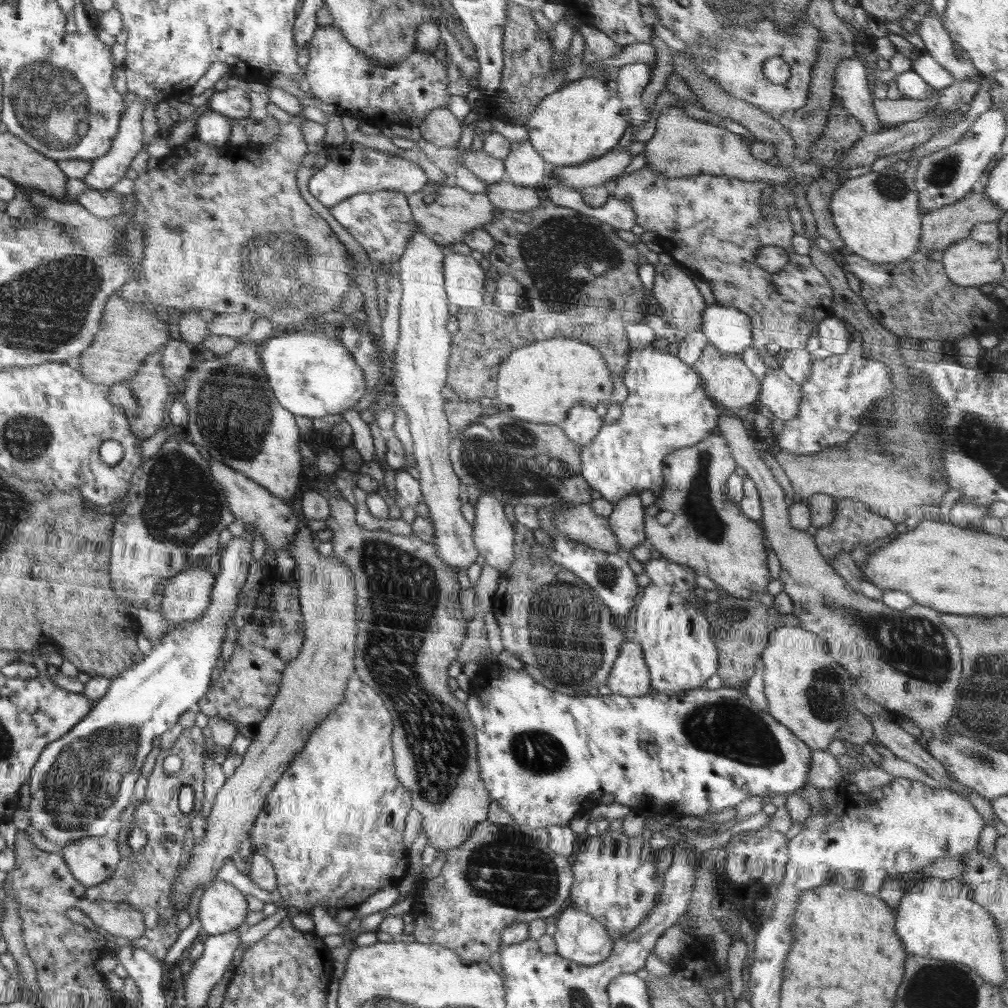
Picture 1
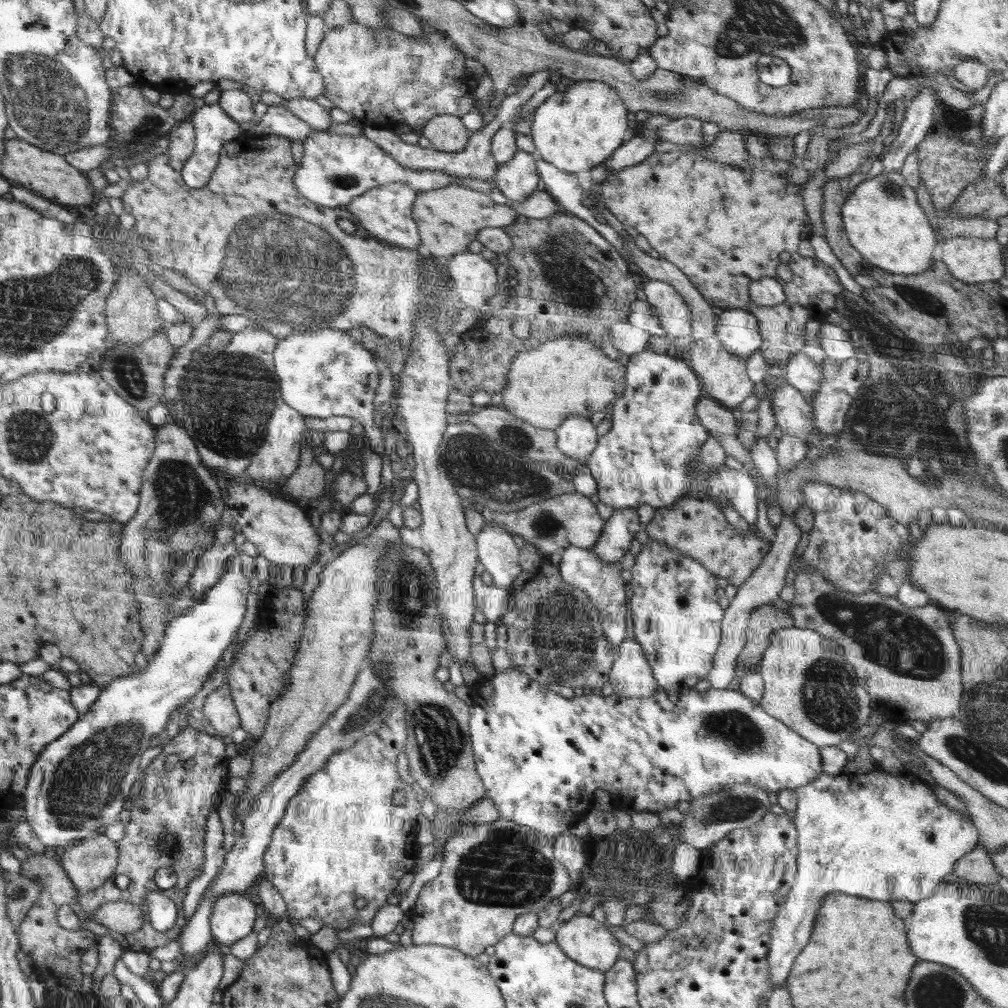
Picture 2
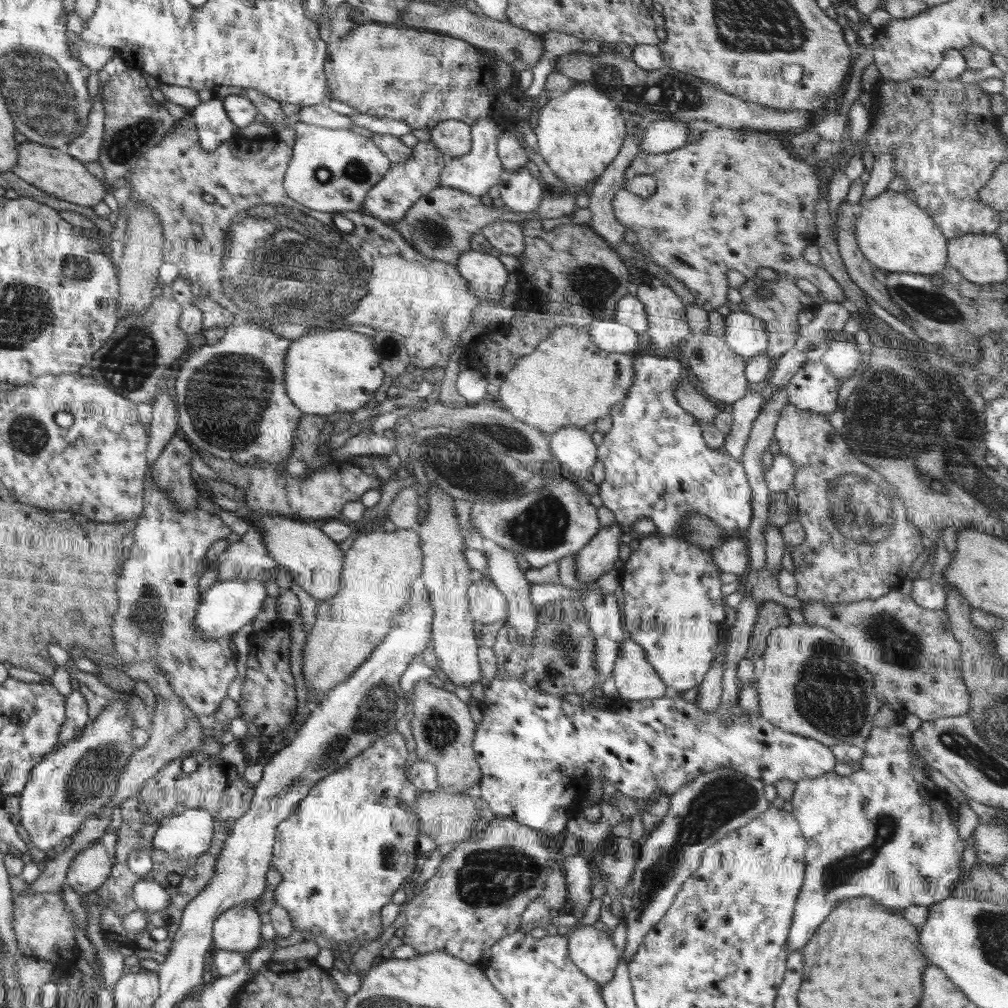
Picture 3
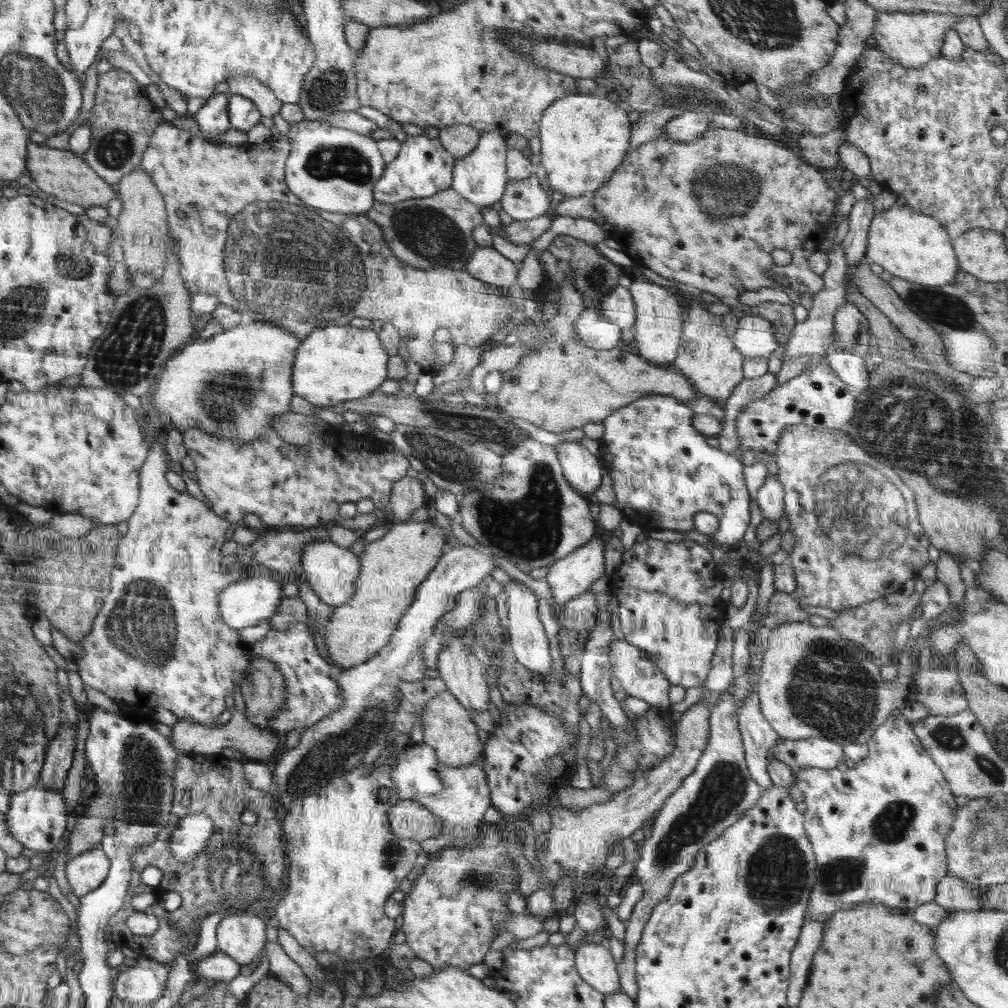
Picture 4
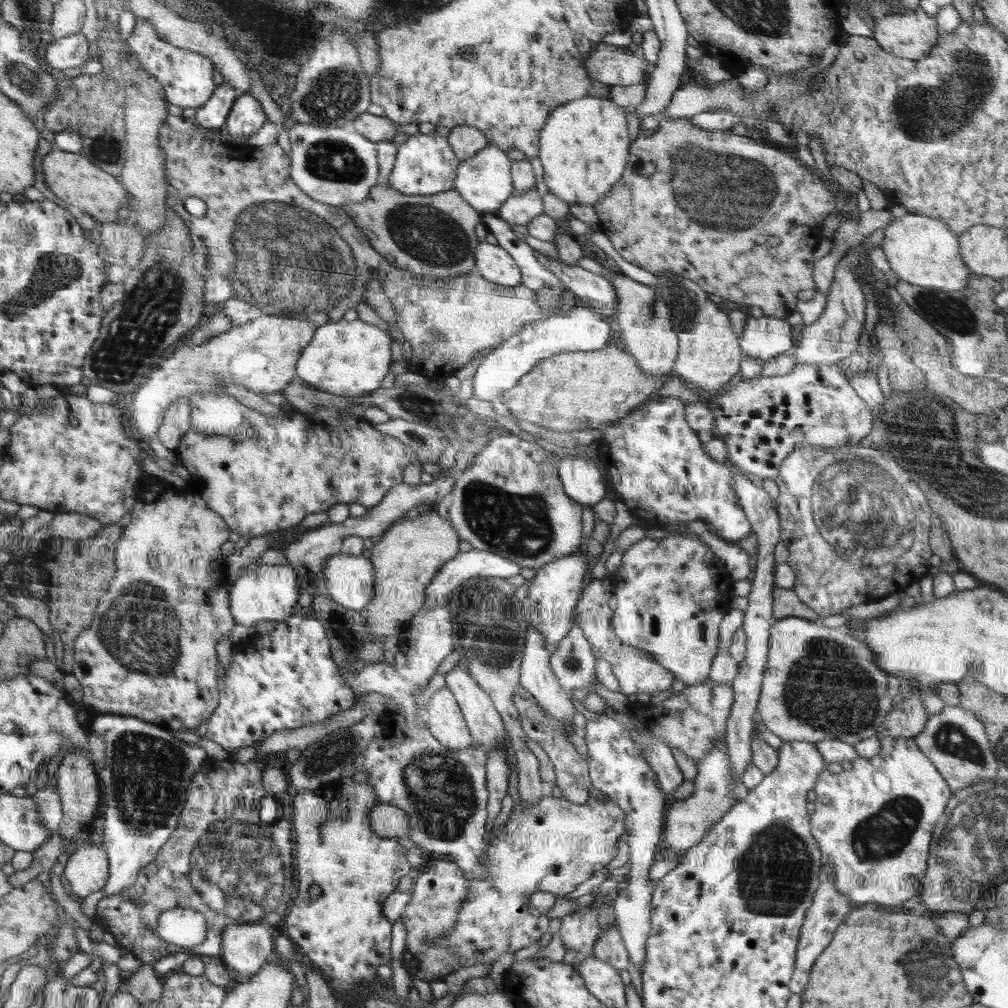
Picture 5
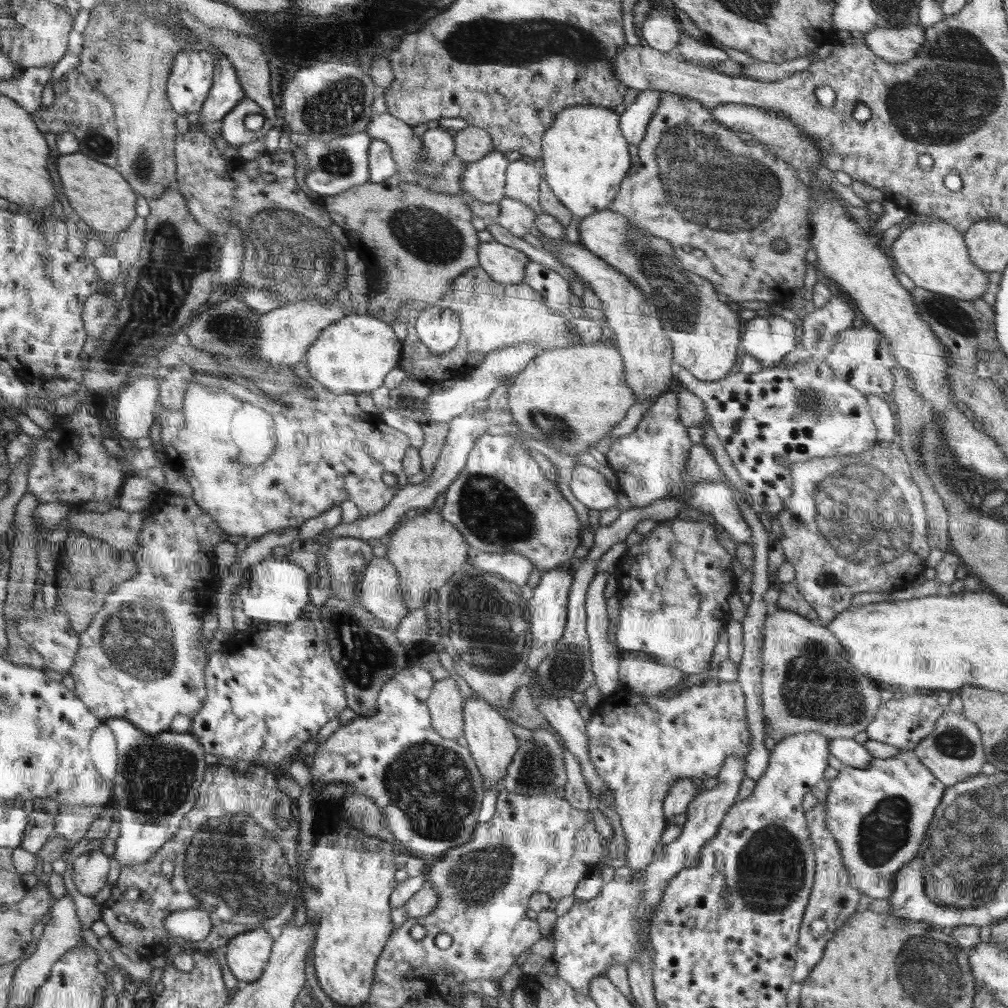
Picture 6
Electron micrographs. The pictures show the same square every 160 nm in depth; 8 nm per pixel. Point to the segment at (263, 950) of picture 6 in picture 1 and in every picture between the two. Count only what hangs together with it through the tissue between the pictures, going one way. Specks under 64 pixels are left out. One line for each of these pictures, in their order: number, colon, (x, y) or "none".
1: (222, 908)
2: (233, 917)
3: (238, 929)
4: (241, 936)
5: (246, 948)

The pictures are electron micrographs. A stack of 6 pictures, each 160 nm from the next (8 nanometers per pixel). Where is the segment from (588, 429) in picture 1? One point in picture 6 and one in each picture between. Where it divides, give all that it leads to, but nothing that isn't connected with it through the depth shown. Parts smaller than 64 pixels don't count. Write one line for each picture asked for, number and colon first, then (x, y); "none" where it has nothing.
2: (577, 436)
3: (572, 446)
4: (582, 470)
5: (581, 480)
6: (588, 485)

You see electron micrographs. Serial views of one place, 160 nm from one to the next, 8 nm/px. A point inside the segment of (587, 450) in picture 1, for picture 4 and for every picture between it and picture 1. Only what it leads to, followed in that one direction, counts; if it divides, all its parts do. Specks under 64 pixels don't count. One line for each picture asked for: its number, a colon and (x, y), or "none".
2: (649, 455)
3: (656, 463)
4: (663, 471)

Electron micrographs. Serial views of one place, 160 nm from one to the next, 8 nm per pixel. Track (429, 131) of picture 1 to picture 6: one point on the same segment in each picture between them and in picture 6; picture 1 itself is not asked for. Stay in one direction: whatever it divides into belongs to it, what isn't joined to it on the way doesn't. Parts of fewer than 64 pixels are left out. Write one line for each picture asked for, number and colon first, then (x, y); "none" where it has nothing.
2: (446, 133)
3: (452, 137)
4: (458, 140)
5: (466, 141)
6: (471, 143)

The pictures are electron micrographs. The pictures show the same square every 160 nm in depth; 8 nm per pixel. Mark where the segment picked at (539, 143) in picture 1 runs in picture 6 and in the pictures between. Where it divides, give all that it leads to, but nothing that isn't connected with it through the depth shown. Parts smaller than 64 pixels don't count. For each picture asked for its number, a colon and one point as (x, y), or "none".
2: (575, 130)
3: (580, 133)
4: (584, 137)
5: (583, 147)
6: (585, 155)

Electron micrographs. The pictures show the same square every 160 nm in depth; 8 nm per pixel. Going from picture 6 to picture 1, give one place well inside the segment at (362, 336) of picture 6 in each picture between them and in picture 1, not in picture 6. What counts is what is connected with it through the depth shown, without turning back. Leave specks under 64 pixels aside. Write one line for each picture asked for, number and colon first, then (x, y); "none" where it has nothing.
1: (313, 374)
2: (327, 373)
3: (333, 370)
4: (335, 364)
5: (348, 359)

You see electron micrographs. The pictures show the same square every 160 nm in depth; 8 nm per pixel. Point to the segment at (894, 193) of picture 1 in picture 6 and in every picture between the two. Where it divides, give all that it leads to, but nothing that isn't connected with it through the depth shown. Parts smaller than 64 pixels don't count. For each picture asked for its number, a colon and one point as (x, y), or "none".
2: (883, 221)
3: (892, 232)
4: (910, 245)
5: (923, 251)
6: (934, 256)

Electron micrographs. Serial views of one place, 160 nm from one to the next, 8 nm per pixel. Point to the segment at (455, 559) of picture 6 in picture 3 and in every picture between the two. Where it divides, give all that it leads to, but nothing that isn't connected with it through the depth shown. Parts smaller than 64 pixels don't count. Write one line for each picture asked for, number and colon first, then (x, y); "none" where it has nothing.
3: (379, 568)
4: (392, 567)
5: (407, 557)

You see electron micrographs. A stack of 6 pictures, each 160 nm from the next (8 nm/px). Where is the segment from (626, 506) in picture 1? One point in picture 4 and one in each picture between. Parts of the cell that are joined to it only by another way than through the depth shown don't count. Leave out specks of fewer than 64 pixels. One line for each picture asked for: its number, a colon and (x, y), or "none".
2: (624, 526)
3: (600, 555)
4: (570, 576)

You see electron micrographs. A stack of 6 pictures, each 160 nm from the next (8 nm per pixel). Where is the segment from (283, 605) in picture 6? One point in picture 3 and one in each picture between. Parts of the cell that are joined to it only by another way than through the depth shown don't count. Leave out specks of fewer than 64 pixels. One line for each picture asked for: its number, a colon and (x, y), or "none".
3: (226, 606)
4: (245, 602)
5: (263, 592)

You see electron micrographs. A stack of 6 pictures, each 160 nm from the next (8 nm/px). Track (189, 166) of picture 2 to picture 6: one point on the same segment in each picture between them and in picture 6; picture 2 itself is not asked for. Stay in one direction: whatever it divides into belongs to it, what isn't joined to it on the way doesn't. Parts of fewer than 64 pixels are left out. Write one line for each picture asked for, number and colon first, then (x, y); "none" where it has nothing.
3: (213, 125)
4: (212, 118)
5: (214, 113)
6: (227, 93)

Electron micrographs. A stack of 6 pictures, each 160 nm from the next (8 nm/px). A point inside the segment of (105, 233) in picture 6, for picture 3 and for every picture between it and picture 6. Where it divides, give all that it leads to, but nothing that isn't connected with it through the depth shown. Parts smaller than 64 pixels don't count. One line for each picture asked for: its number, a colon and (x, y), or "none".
3: (50, 169)
4: (59, 173)
5: (71, 177)

